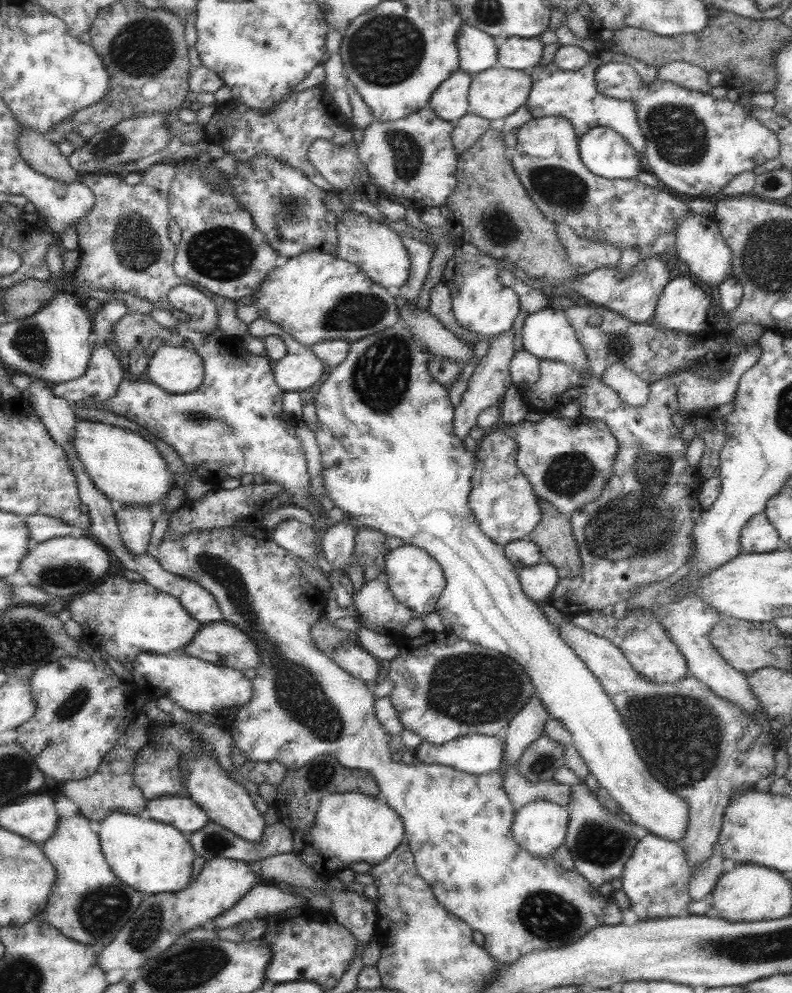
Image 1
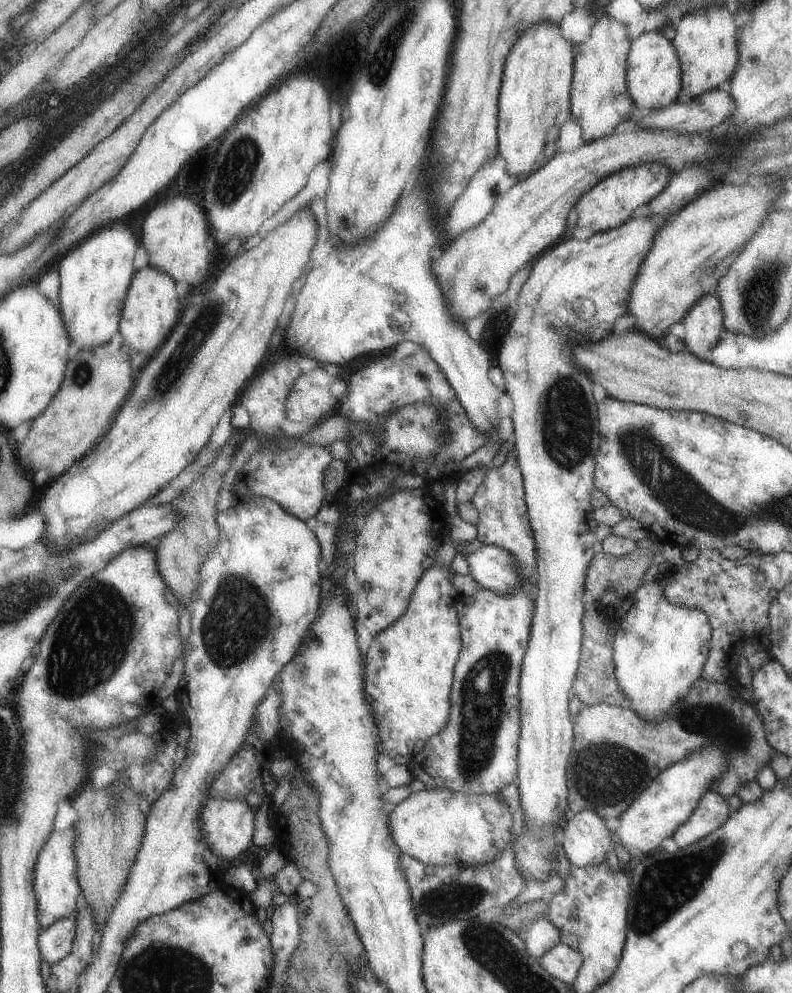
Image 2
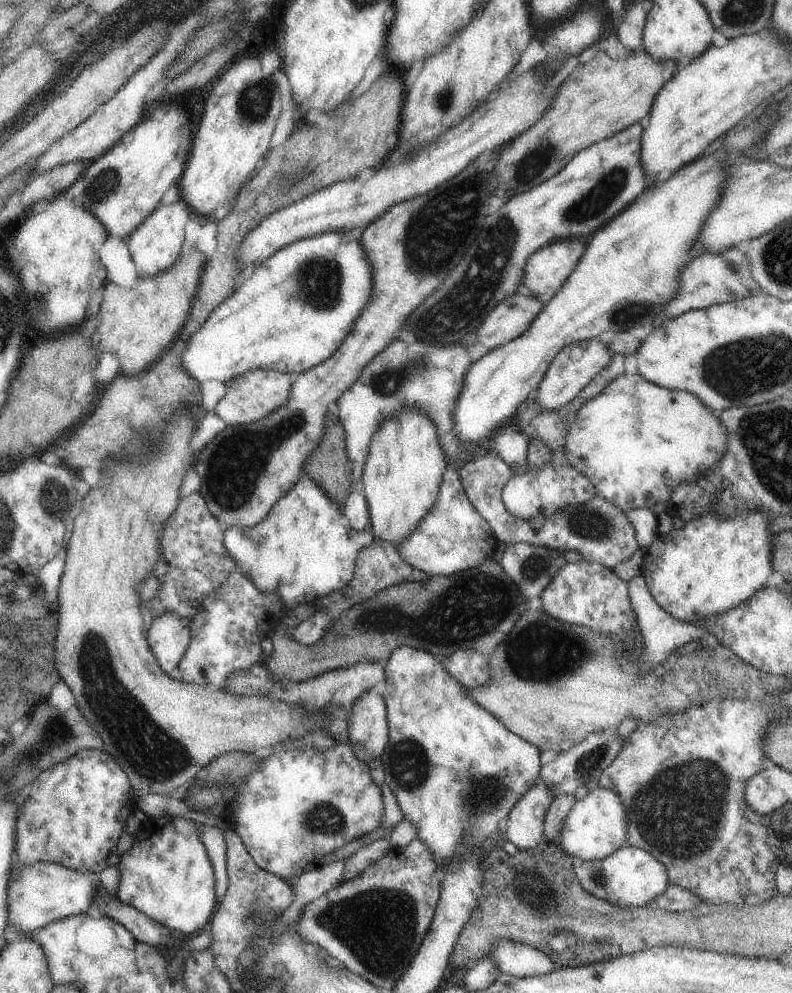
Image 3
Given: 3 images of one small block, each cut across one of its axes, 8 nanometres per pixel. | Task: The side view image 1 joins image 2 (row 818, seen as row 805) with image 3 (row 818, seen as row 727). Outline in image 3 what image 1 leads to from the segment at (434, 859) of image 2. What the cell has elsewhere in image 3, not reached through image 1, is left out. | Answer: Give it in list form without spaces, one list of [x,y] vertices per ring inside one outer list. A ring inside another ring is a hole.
[[[335,742],[327,750],[313,746],[295,750],[269,750],[259,754],[257,768],[249,772],[237,788],[237,808],[233,812],[233,832],[239,834],[253,862],[281,880],[293,884],[301,874],[317,870],[331,860],[329,854],[341,846],[373,832],[383,822],[381,788],[371,782],[369,766],[363,766],[349,744]]]

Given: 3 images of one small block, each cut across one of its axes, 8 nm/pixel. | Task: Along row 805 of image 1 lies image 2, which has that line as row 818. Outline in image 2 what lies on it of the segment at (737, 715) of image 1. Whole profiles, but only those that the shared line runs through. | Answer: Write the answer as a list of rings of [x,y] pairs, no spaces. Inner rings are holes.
[[[705,790],[705,794],[701,794],[697,804],[693,806],[689,818],[685,822],[681,822],[681,826],[677,826],[677,830],[673,830],[671,840],[673,840],[675,848],[685,850],[687,846],[705,838],[709,832],[717,830],[731,814],[733,812],[729,808],[729,802],[725,796]]]

